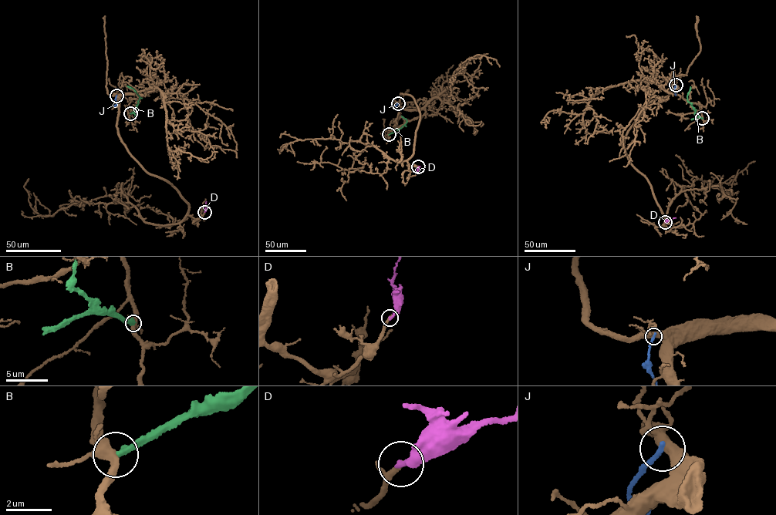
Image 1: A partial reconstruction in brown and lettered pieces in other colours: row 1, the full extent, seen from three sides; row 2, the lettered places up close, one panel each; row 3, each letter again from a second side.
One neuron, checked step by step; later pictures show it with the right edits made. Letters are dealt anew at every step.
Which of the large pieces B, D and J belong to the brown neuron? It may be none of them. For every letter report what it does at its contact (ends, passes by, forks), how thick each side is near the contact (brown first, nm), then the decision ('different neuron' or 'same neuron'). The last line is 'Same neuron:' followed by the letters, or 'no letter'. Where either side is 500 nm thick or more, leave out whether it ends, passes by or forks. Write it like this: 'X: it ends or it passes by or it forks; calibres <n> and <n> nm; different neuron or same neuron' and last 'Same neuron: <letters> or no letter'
B: it ends; calibres 380 and 360 nm; different neuron
D: it ends; calibres 240 and 280 nm; different neuron
J: it ends; calibres 400 and 240 nm; different neuron
Same neuron: no letter

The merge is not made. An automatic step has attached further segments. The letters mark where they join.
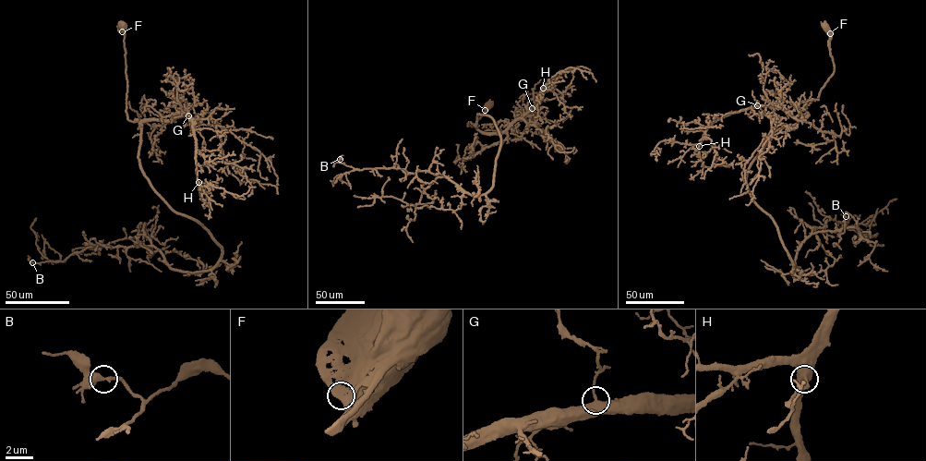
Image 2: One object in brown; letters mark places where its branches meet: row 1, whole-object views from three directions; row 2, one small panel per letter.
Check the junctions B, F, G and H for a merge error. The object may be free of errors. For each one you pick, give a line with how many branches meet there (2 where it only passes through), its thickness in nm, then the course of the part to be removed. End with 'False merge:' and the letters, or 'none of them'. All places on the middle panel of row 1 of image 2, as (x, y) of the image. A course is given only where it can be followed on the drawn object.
False merge: none of them

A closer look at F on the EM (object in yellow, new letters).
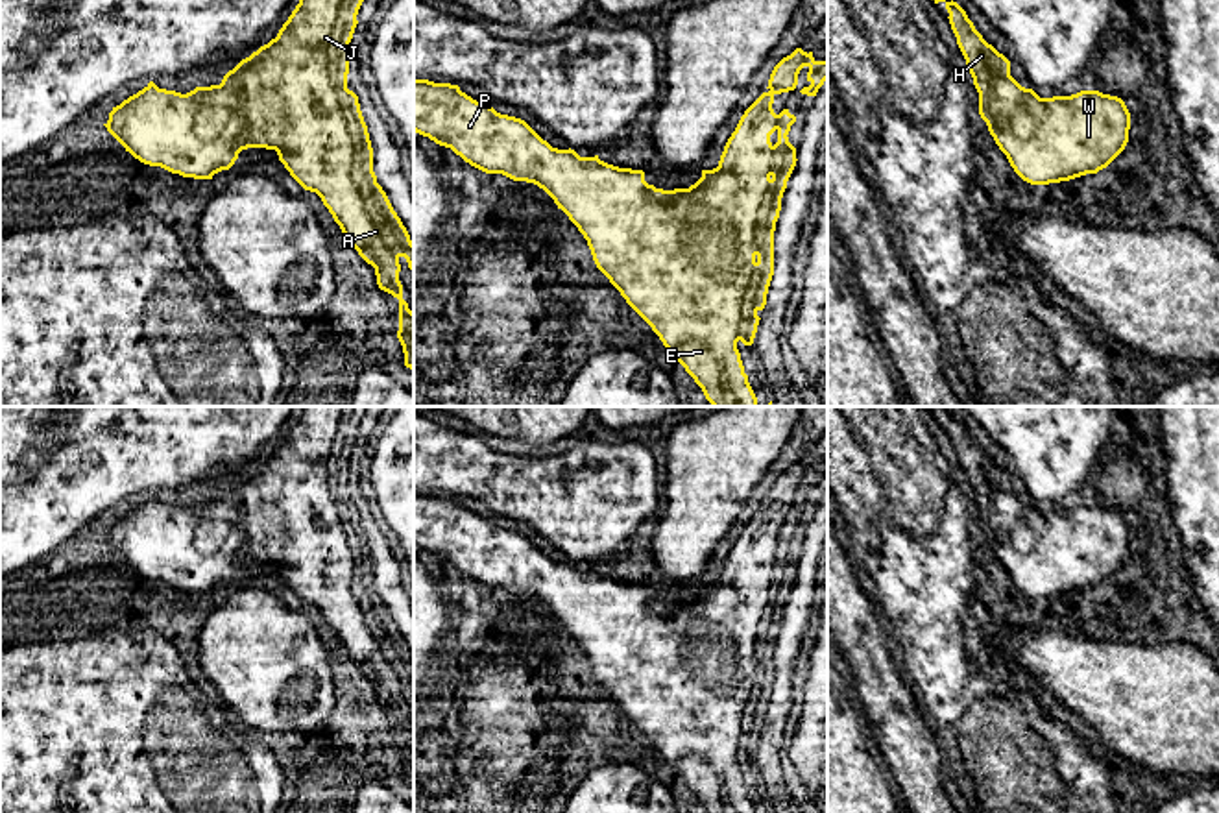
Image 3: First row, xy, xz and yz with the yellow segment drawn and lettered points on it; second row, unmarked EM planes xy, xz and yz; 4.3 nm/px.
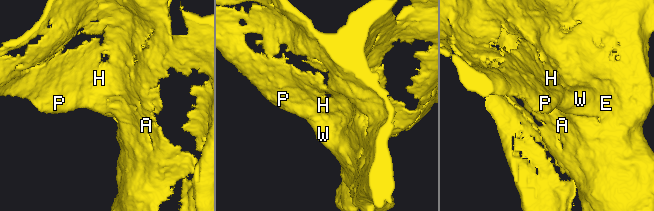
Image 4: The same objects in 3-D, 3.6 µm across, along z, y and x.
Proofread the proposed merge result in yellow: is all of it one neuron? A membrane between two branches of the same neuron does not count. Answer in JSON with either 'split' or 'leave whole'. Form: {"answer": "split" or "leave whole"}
{"answer": "leave whole"}

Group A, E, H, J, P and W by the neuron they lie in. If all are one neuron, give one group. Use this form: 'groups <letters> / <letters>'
groups A E H J P W

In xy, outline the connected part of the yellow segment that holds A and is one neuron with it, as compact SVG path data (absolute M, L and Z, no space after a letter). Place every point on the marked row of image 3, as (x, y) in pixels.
M299 0L277 37L229 70L220 85L181 94L150 81L113 107L107 131L135 159L194 179L229 170L247 148L275 150L290 176L316 192L345 240L375 268L380 290L399 299L404 366L414 370L414 312L399 281L404 257L414 279L414 242L373 172L373 148L358 96L347 89L349 42L364 0Z

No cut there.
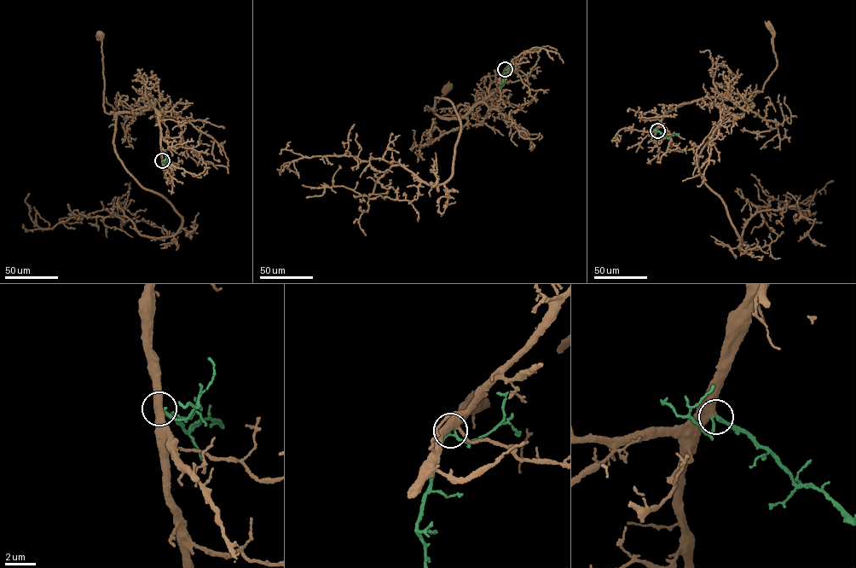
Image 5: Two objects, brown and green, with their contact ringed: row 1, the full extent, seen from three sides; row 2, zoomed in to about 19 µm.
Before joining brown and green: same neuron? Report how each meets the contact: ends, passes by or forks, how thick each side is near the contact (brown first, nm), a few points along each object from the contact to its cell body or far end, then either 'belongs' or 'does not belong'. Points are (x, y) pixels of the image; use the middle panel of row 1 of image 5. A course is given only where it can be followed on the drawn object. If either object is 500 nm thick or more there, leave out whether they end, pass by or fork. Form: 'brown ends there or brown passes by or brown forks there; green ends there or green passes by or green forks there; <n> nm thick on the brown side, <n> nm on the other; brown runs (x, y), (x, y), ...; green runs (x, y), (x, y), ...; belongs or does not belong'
500 nm thick on the brown side, 200 nm on the other; brown runs (505, 69), (508, 66), (500, 86), (464, 115), (445, 118), (426, 106), (425, 110), (430, 110), (448, 88); green runs (505, 69), (500, 89); belongs

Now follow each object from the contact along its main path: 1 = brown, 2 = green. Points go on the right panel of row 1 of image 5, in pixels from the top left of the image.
1: (657, 130), (668, 112), (696, 101), (720, 96), (745, 109), (754, 104), (752, 97), (777, 64), (769, 26)
2: (657, 130), (668, 138), (679, 133)

